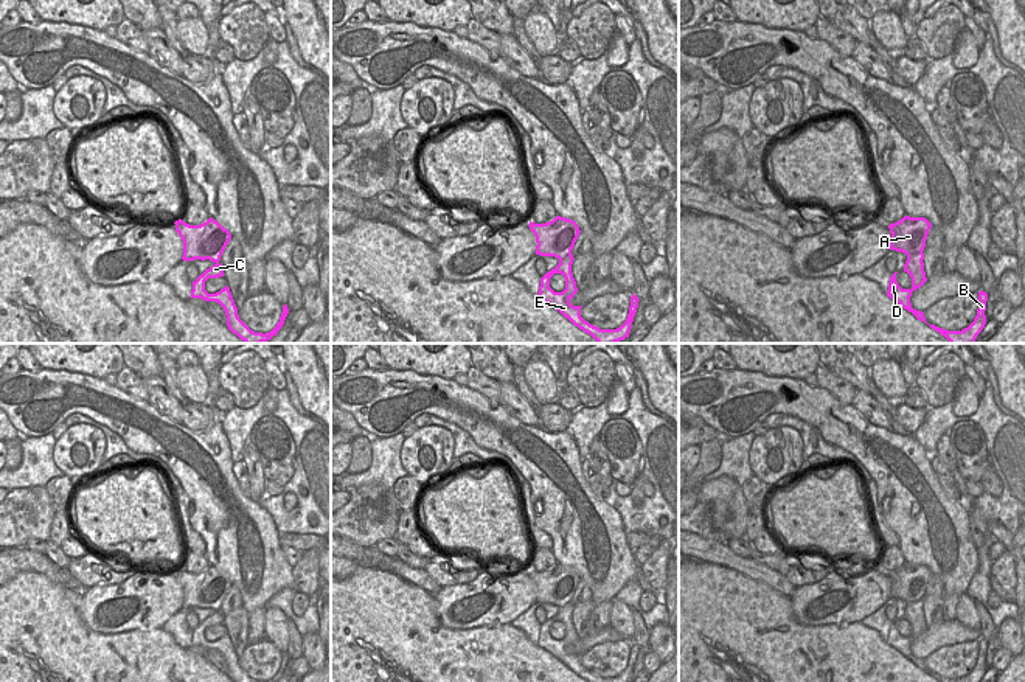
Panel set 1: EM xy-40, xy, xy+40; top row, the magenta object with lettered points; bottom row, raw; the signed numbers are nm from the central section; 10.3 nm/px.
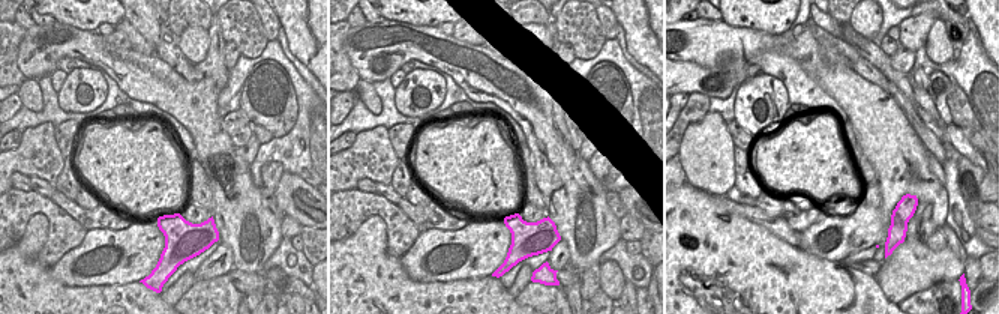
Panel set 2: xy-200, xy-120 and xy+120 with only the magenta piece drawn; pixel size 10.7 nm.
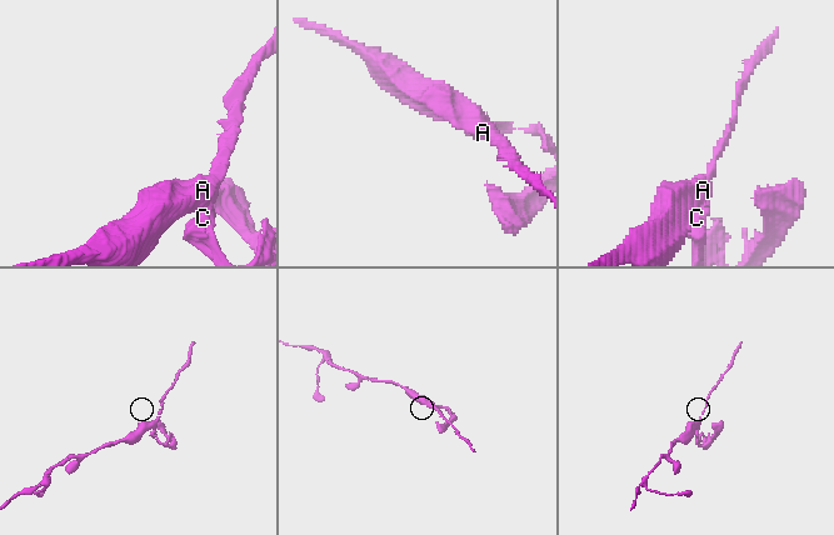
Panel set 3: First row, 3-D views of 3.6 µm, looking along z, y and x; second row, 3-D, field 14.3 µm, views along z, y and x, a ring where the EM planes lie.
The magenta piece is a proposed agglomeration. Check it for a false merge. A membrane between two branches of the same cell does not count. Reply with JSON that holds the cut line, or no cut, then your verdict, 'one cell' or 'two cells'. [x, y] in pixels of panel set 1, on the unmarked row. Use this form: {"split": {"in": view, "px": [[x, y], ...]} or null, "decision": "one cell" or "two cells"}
{"split": {"in": "xy+40", "px": [[921, 598], [907, 603]]}, "decision": "two cells"}

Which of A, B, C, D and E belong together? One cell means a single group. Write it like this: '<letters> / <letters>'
A / B C D E

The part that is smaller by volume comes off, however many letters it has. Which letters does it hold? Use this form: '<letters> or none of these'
B, C, D, E

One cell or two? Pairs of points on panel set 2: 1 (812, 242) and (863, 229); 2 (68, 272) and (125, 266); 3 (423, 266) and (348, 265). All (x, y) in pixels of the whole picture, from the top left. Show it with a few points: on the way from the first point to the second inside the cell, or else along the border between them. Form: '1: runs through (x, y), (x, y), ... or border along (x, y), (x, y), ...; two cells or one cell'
1: runs through (822, 230), (830, 226), (849, 229); one cell
2: runs through (81, 277), (102, 275), (111, 269); one cell
3: border along (399, 259), (404, 271), (413, 280), (432, 283); two cells

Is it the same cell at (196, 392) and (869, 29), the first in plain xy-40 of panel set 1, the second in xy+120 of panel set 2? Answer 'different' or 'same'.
same

